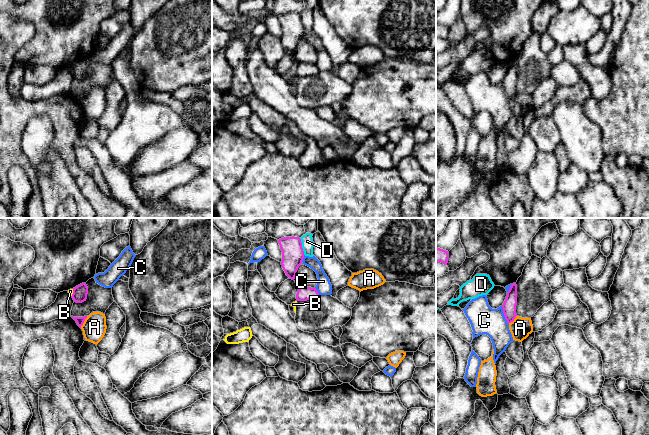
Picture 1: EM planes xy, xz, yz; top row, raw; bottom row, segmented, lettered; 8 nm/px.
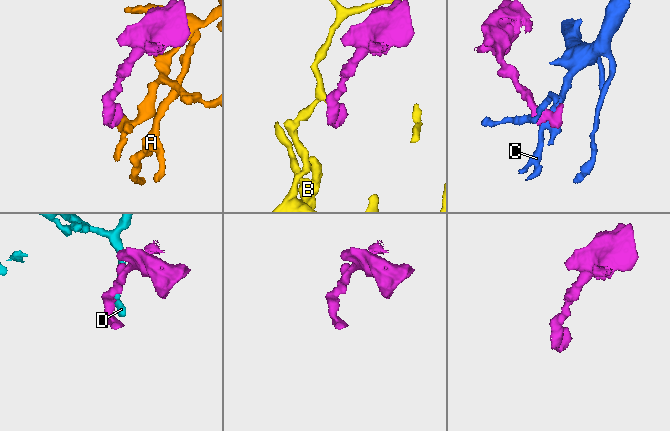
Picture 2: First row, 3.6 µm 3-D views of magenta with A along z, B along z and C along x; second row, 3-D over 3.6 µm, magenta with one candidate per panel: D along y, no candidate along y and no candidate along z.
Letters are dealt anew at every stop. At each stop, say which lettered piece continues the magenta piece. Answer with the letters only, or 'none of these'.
none of these

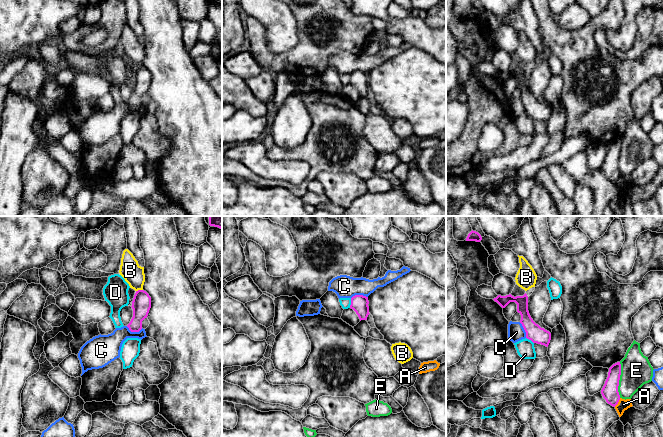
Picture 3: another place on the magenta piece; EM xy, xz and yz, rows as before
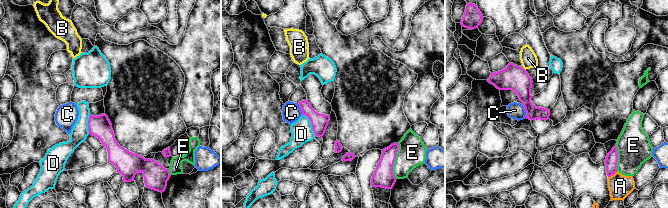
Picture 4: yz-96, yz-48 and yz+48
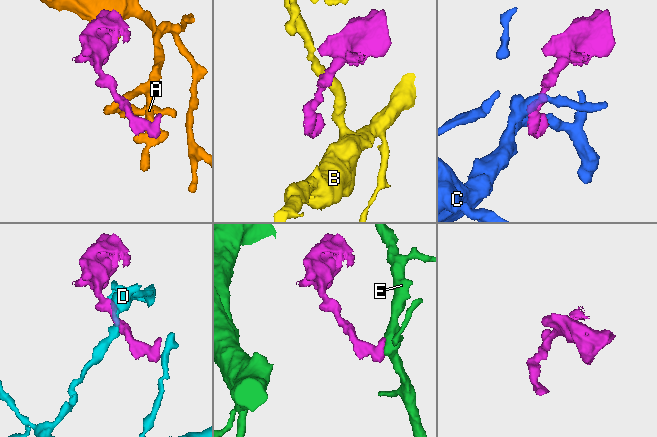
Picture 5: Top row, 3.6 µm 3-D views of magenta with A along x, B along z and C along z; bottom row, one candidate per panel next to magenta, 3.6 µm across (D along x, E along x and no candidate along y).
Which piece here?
none of these

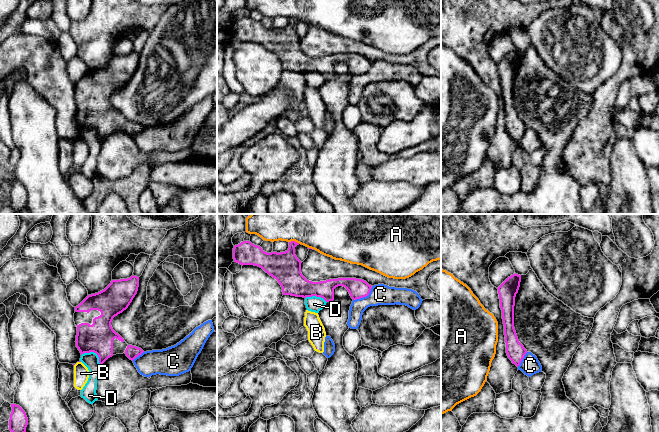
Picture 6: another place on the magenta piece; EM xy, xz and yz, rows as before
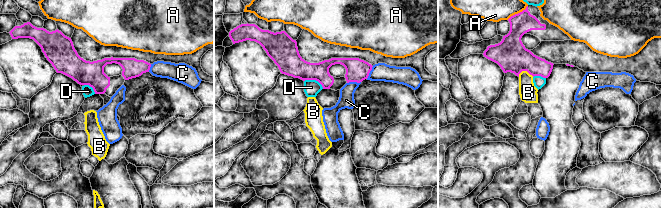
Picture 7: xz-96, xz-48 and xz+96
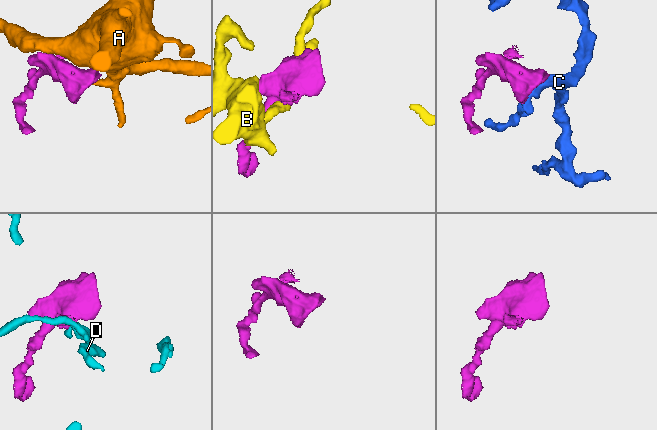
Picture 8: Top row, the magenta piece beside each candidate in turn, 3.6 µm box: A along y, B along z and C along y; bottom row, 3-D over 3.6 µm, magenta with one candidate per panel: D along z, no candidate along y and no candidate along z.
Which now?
none of these

